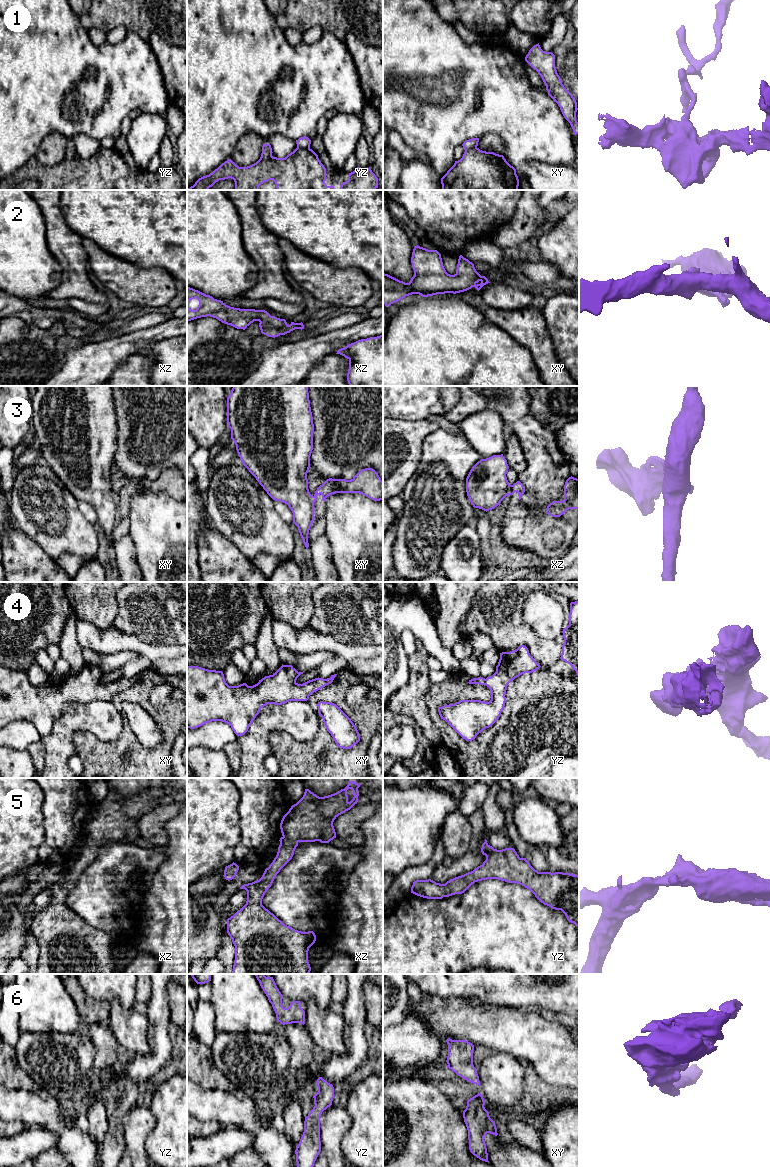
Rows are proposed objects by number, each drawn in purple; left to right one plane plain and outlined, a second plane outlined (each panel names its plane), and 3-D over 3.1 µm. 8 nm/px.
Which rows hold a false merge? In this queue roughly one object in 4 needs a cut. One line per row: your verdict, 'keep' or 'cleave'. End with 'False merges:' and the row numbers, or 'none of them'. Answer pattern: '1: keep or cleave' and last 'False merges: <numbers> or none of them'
1: cleave
2: keep
3: cleave
4: keep
5: keep
6: keep
False merges: 1, 3

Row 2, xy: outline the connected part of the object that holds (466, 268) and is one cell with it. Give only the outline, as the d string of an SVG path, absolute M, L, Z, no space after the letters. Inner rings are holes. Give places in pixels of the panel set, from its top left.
M417 245L413 249L411 263L414 276L409 283L405 283L383 273L383 303L386 307L412 294L419 294L422 297L445 293L456 294L467 291L472 287L475 287L479 291L484 285L490 283L485 276L481 276L476 271L474 264L462 255L459 256L456 273L454 275L450 275L446 272L441 254L437 250L428 250Z

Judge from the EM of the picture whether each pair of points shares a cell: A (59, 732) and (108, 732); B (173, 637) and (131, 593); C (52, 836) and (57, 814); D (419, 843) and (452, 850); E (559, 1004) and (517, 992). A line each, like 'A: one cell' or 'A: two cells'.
A: one cell
B: one cell
C: one cell
D: two cells
E: one cell

